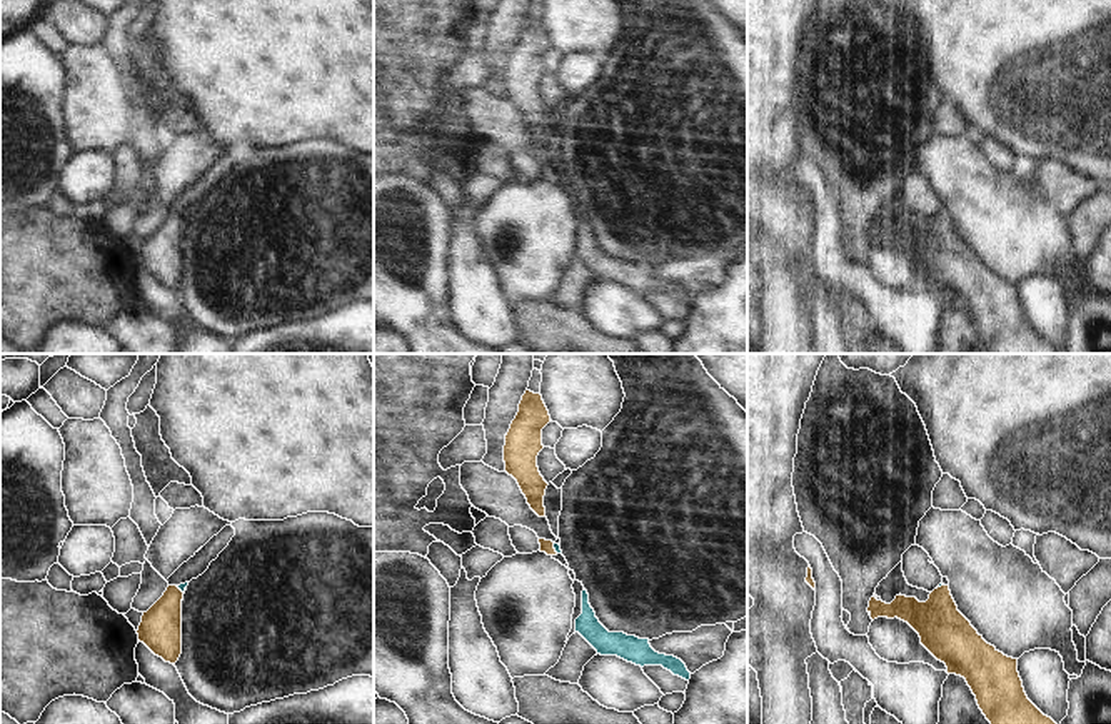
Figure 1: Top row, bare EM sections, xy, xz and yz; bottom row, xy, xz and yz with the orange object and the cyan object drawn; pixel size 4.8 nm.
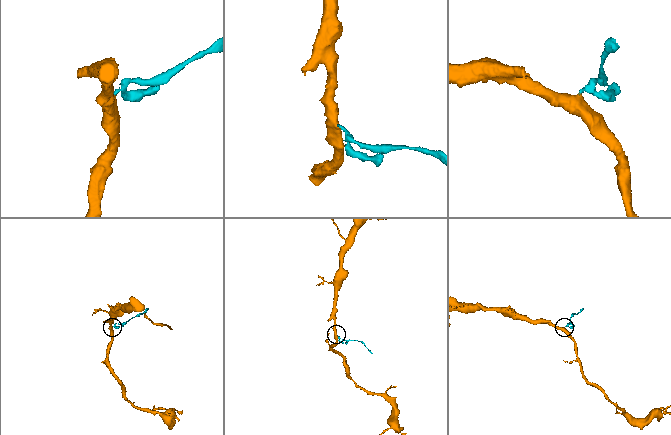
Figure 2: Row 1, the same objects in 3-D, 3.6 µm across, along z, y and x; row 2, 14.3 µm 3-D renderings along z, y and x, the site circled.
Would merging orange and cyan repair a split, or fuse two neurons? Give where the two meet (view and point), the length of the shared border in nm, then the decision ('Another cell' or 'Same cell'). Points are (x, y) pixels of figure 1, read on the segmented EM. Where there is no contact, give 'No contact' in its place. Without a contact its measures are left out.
Touches orange at xz (552, 548). Shared border 60 nm. Same cell.

